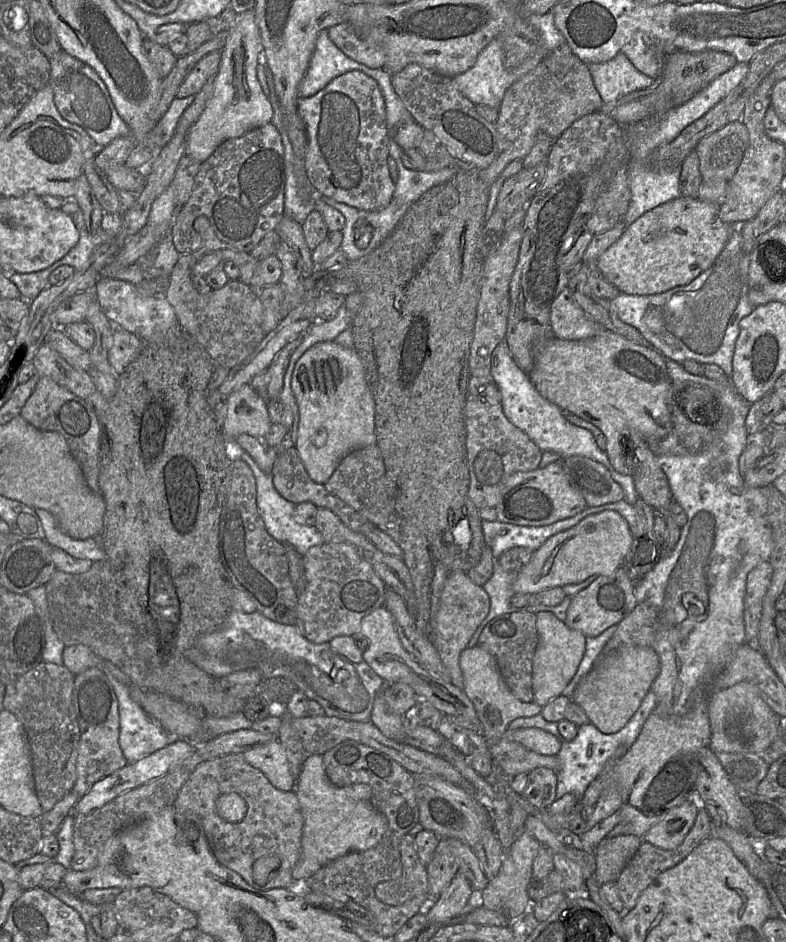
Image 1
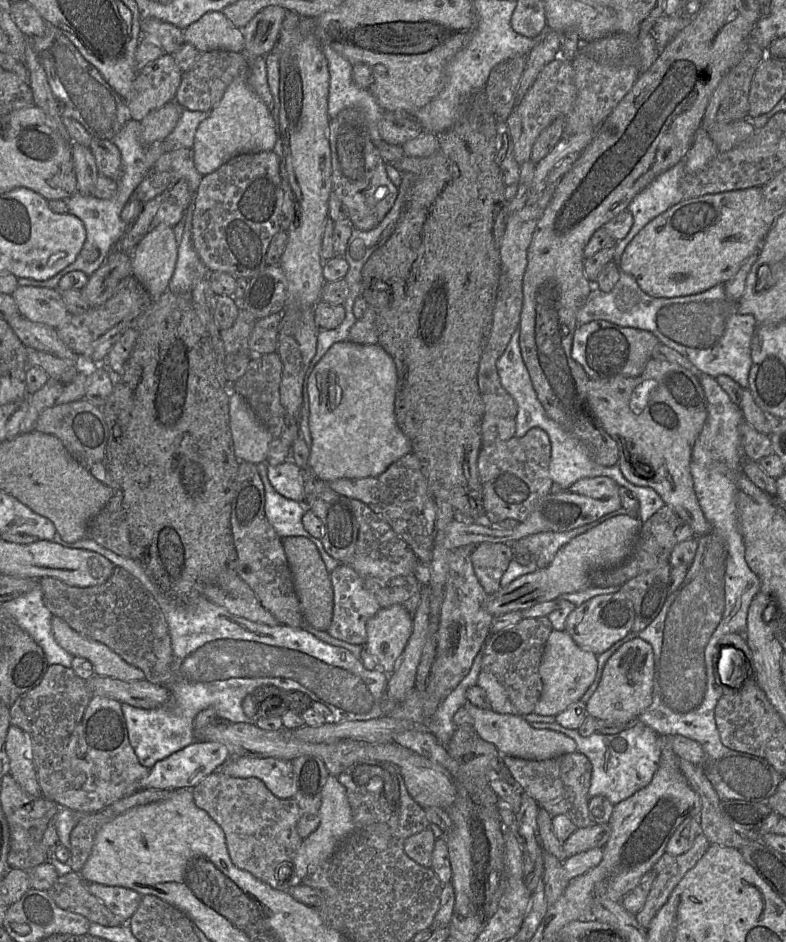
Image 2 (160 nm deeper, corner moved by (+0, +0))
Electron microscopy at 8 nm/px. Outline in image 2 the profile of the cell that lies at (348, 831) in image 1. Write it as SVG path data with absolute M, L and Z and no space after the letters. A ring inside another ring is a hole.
M331 774L321 792L320 823L315 831L305 838L293 860L292 870L299 878L304 878L309 870L325 862L337 849L341 841L352 829L351 808L345 787Z

